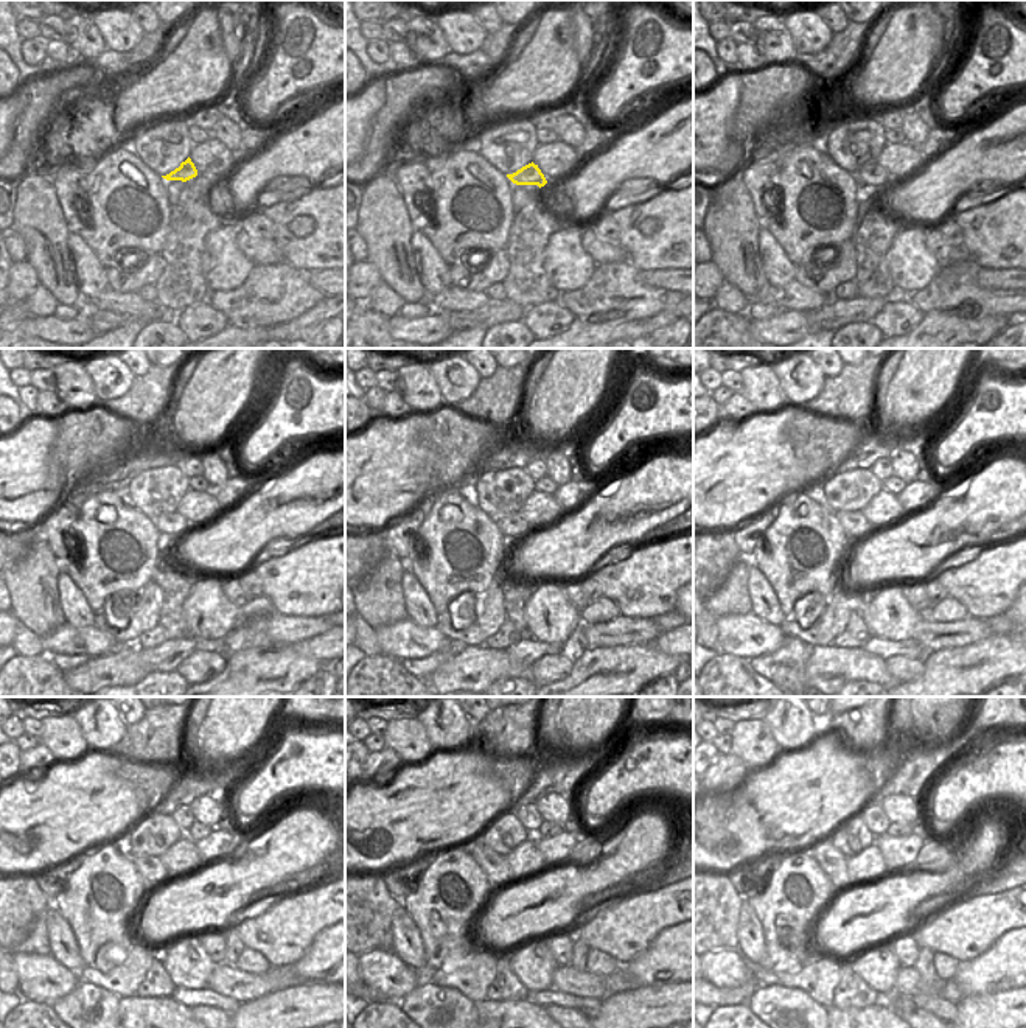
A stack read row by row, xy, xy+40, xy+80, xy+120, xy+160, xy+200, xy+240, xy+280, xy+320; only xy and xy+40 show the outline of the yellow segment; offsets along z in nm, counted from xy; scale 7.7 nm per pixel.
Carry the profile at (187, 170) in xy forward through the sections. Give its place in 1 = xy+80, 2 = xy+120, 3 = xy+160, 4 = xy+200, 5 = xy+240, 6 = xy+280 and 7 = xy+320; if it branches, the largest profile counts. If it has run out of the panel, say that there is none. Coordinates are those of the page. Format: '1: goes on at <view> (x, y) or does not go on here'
1: goes on at xy+80 (874, 174)
2: goes on at xy+120 (173, 524)
3: goes on at xy+160 (513, 526)
4: goes on at xy+200 (855, 526)
5: goes on at xy+240 (153, 871)
6: goes on at xy+280 (495, 865)
7: goes on at xy+320 (834, 863)

